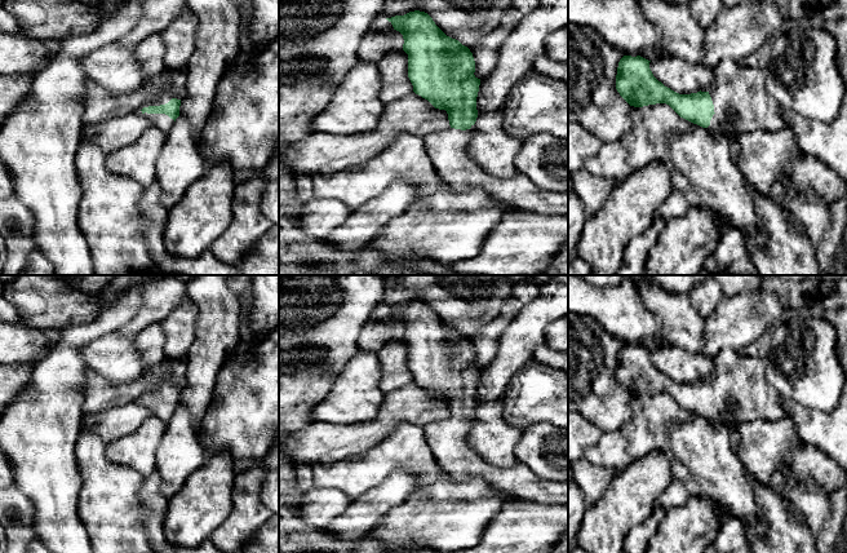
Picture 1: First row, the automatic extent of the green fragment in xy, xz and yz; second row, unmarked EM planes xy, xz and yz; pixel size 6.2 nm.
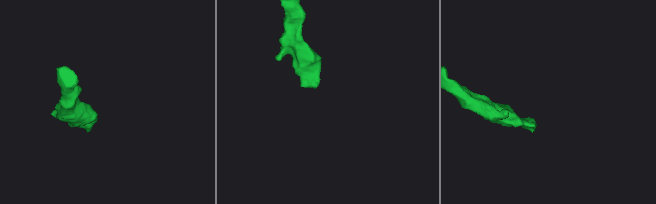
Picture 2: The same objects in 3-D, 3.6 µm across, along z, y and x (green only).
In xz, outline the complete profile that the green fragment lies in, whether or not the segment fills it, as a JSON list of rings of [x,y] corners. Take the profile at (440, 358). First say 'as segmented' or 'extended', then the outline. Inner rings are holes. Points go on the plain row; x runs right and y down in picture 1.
extended | [[[414,300],[386,309],[394,319],[403,324],[403,340],[408,344],[408,367],[413,375],[413,381],[427,389],[435,398],[445,399],[448,403],[451,415],[448,419],[433,421],[424,426],[427,444],[439,466],[454,481],[482,478],[500,492],[523,501],[542,505],[568,505],[568,482],[541,478],[520,461],[511,468],[497,468],[484,461],[469,446],[470,417],[478,407],[476,386],[480,375],[480,368],[474,364],[475,350],[470,339],[458,329],[447,326],[425,301]]]

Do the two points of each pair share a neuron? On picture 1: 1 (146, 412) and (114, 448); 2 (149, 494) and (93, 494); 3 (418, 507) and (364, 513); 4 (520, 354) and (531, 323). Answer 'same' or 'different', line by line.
1: different
2: different
3: different
4: same

